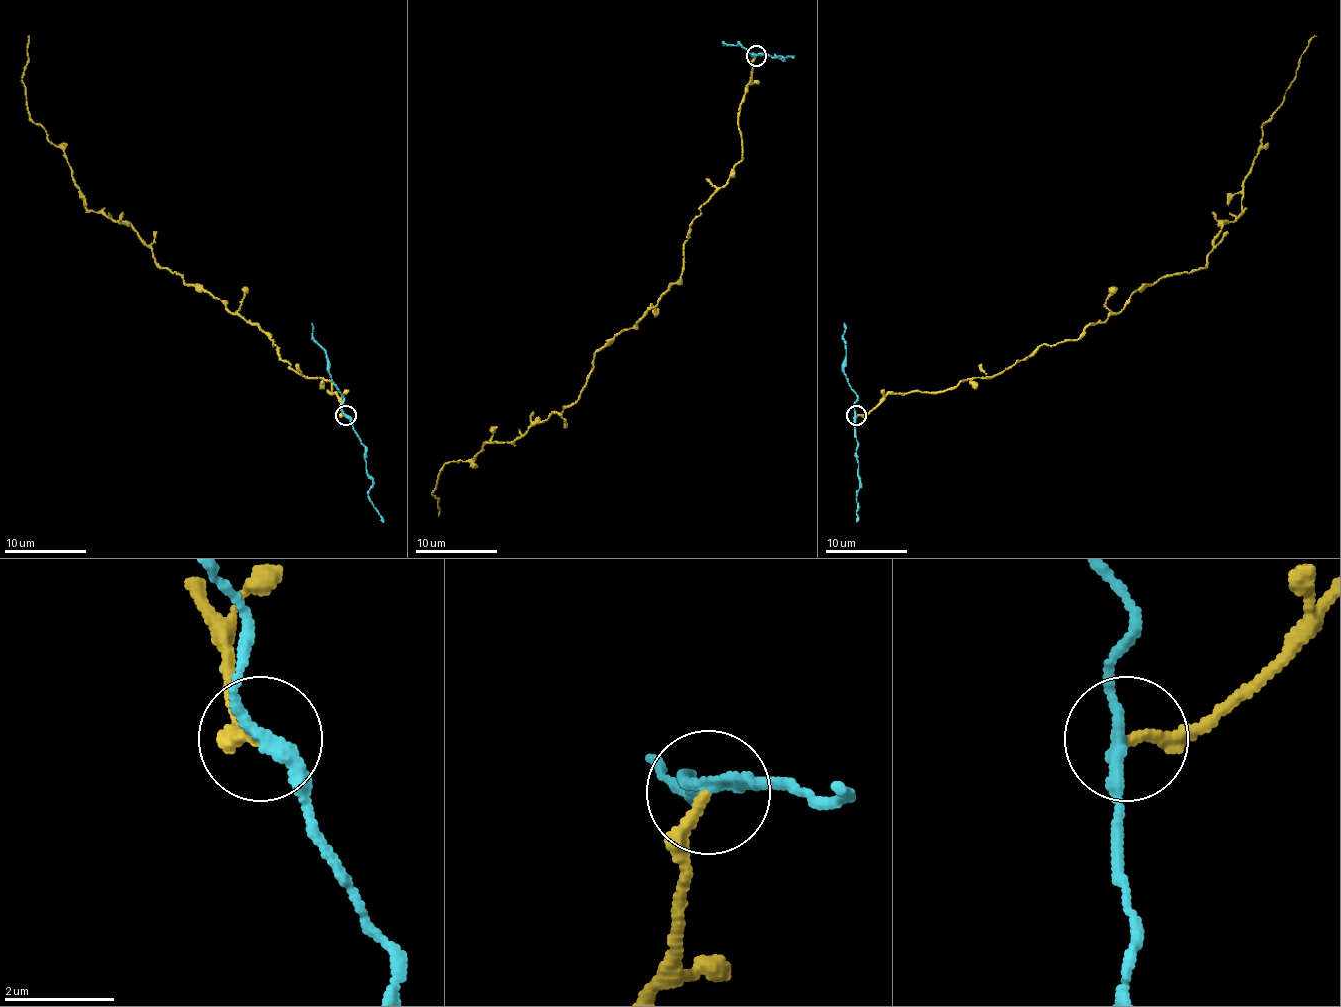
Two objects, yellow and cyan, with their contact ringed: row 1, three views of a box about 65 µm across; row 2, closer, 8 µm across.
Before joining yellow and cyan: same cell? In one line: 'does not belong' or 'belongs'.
does not belong

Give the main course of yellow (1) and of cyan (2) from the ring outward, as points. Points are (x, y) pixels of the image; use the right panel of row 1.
1: (857, 416), (889, 393), (994, 377), (1204, 268), (1317, 36)
2: (857, 416), (857, 523)

